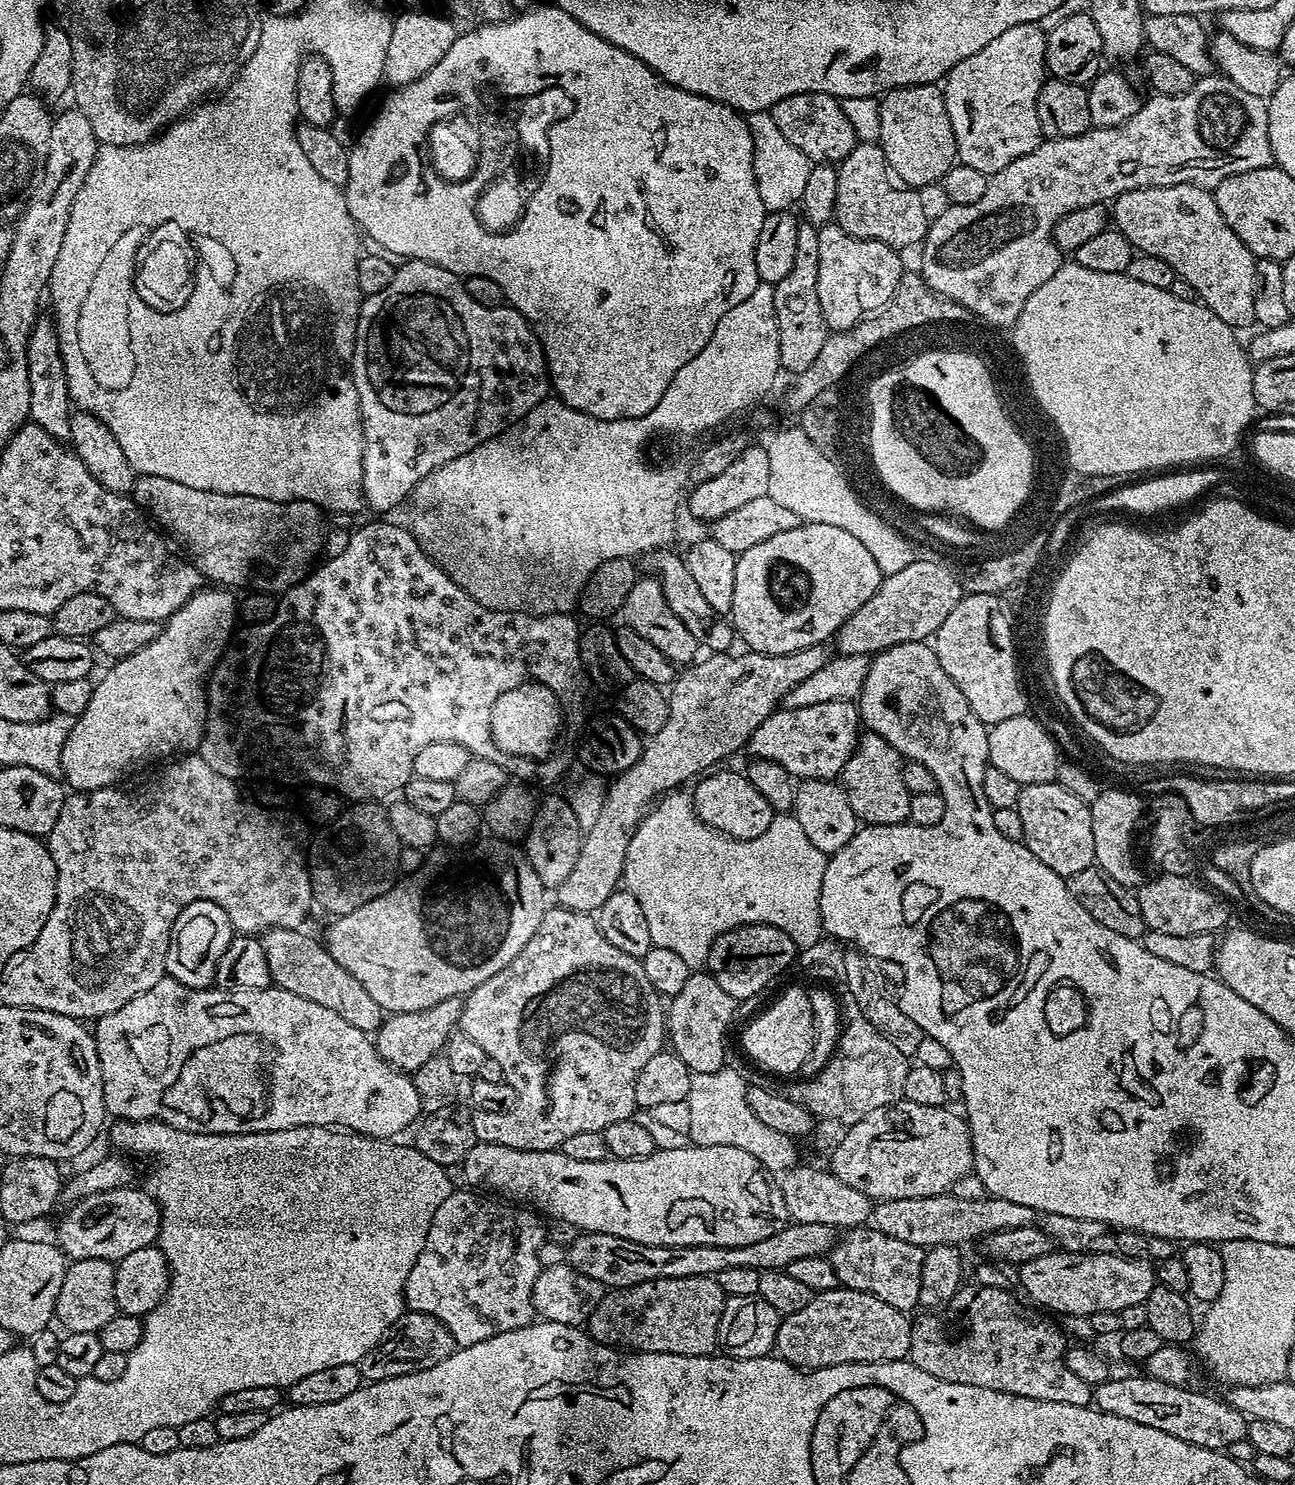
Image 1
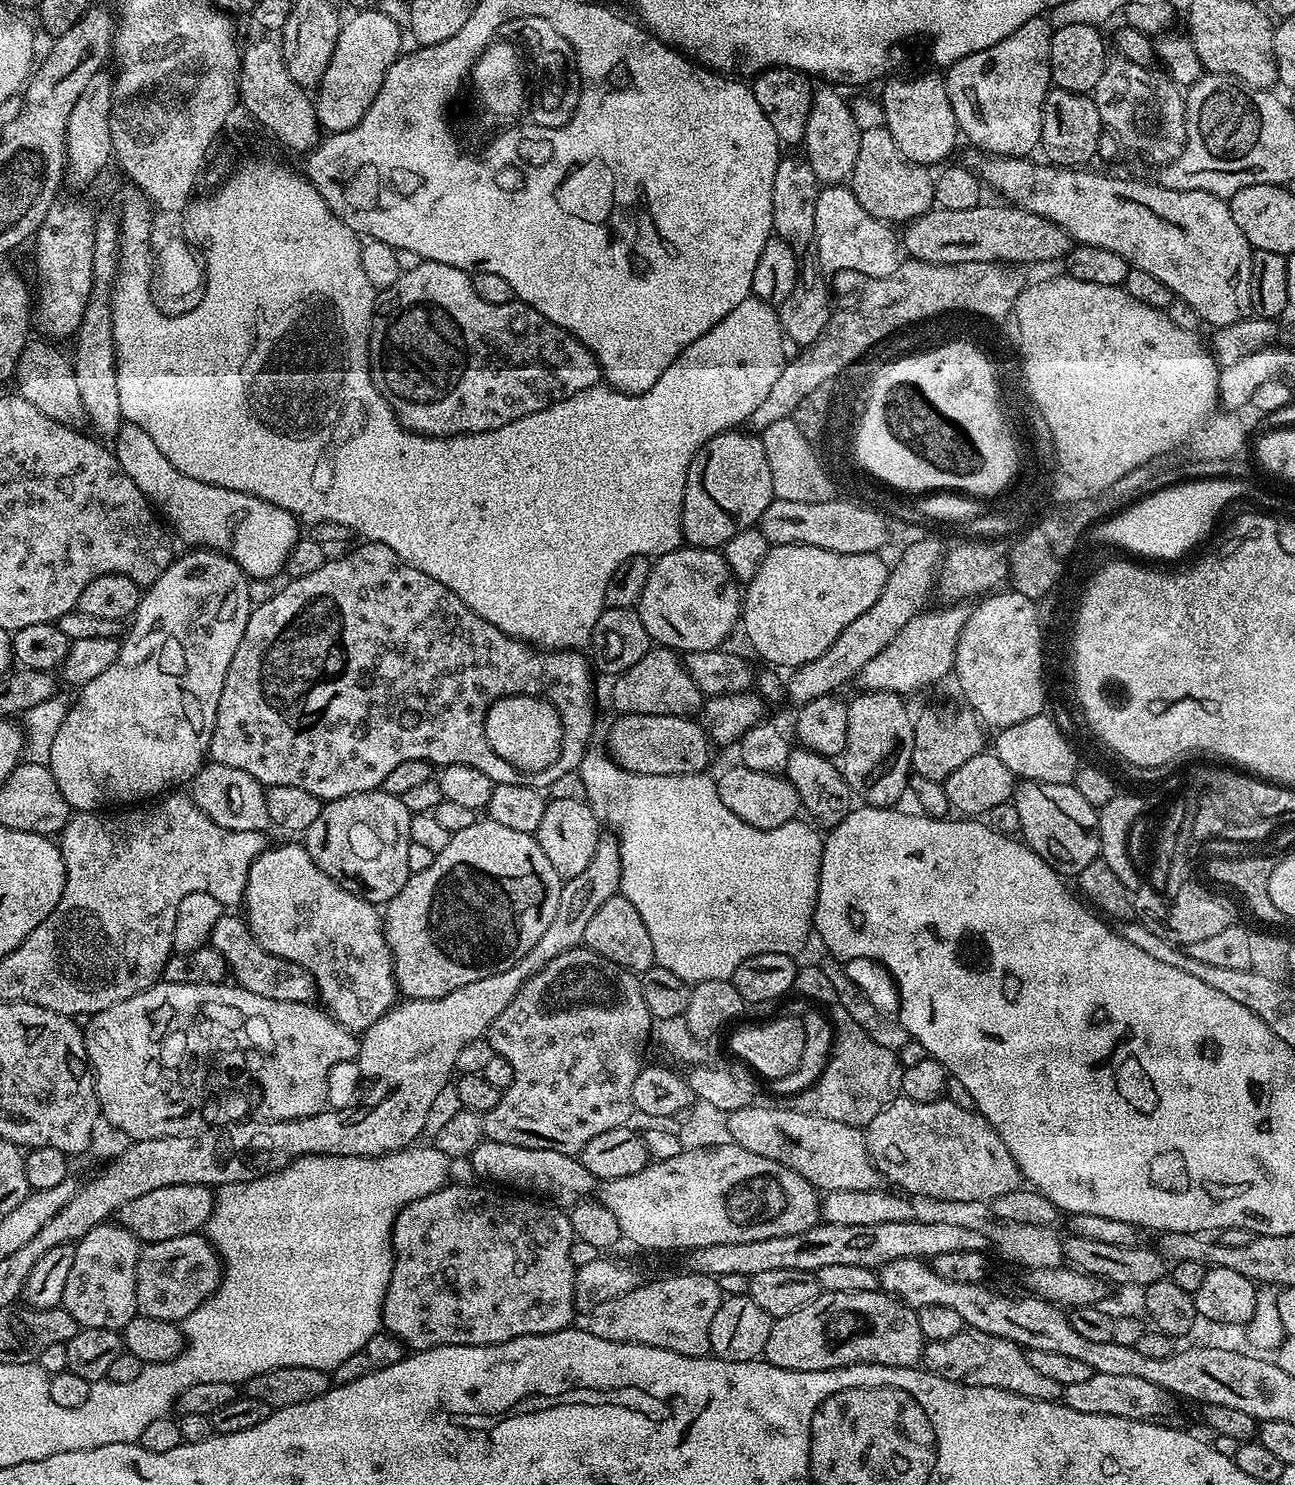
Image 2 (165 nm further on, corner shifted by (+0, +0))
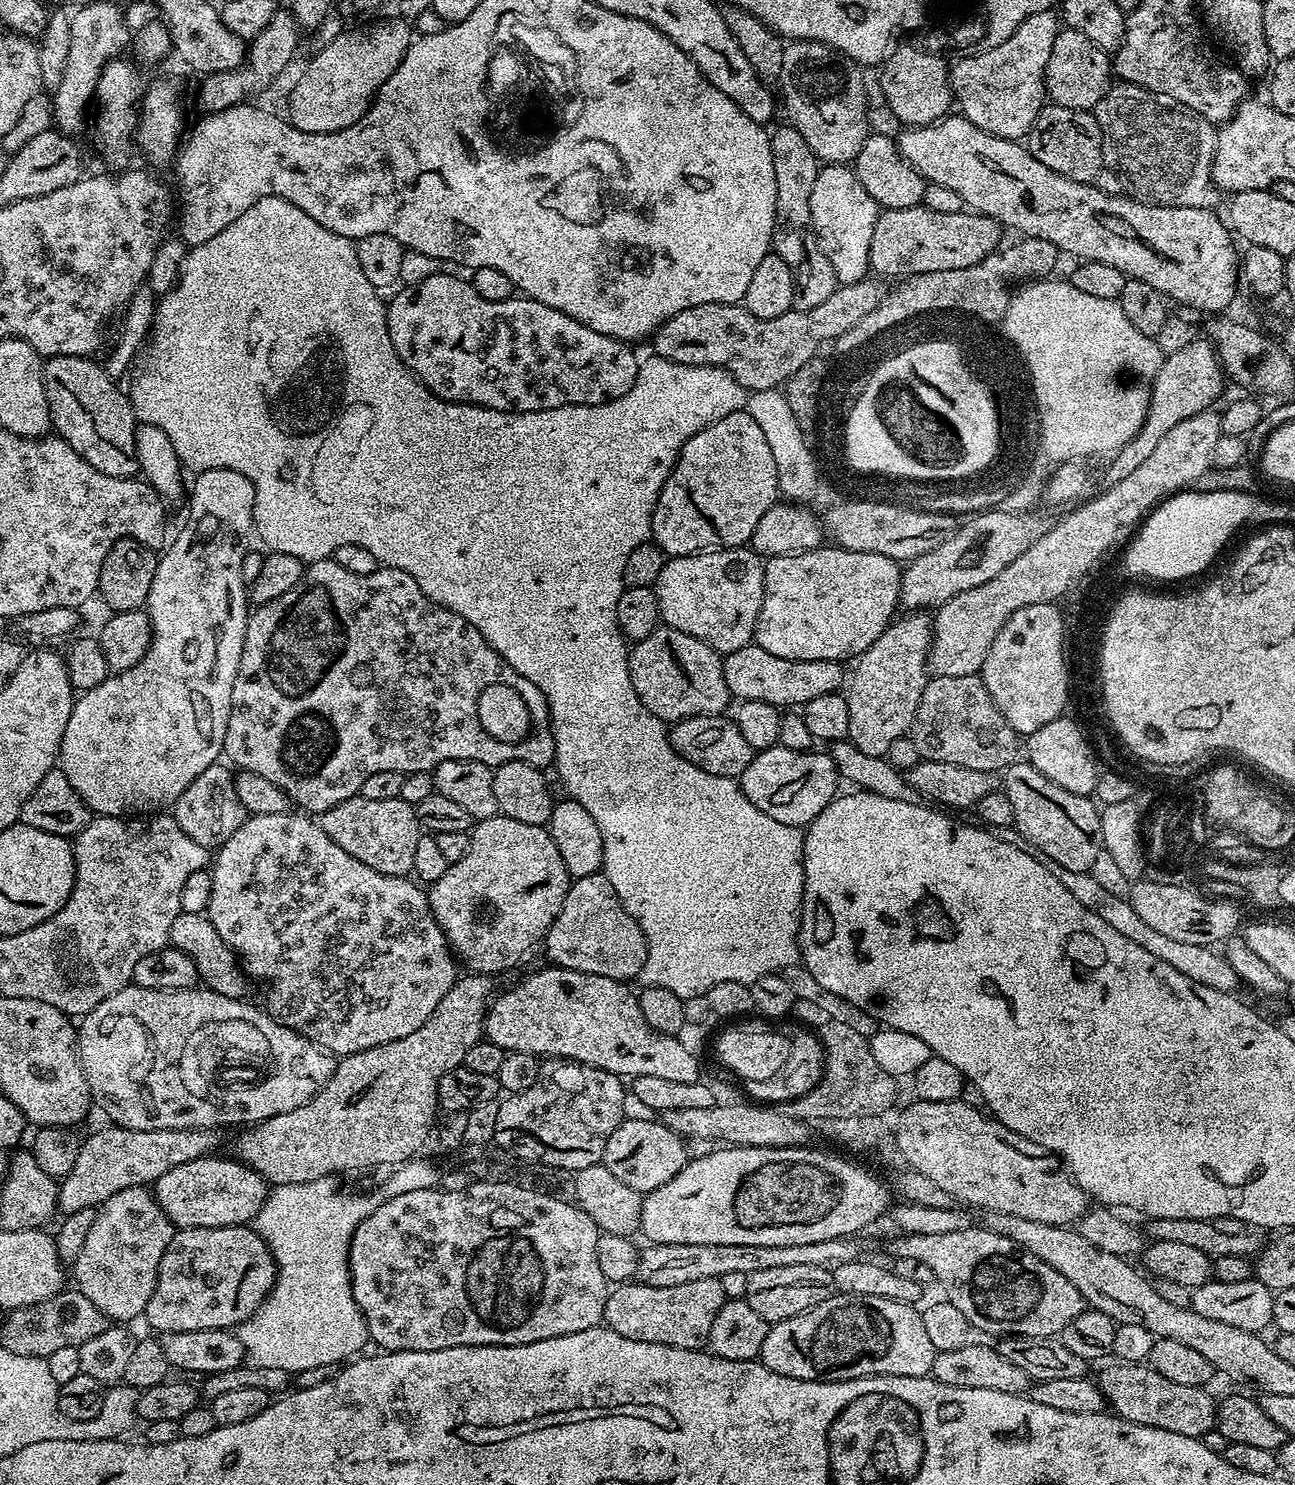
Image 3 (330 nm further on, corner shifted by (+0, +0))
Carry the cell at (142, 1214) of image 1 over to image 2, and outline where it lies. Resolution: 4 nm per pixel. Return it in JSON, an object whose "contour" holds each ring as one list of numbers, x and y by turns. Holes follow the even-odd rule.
{"contour":[[209,1185,162,1186,162,1190,150,1190,150,1194,134,1198,134,1202,126,1202,119,1210,118,1223,136,1235,137,1240,153,1244,182,1234,199,1233,207,1225,215,1205,216,1197]]}

